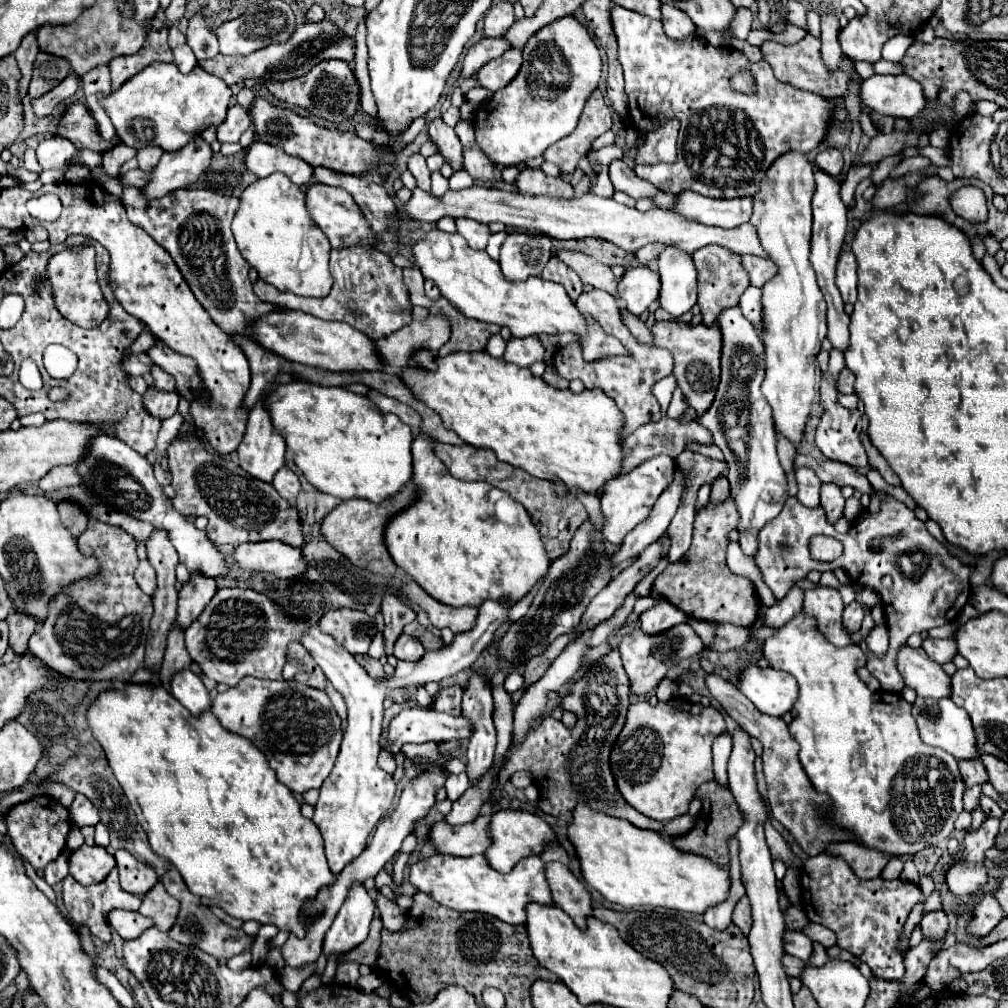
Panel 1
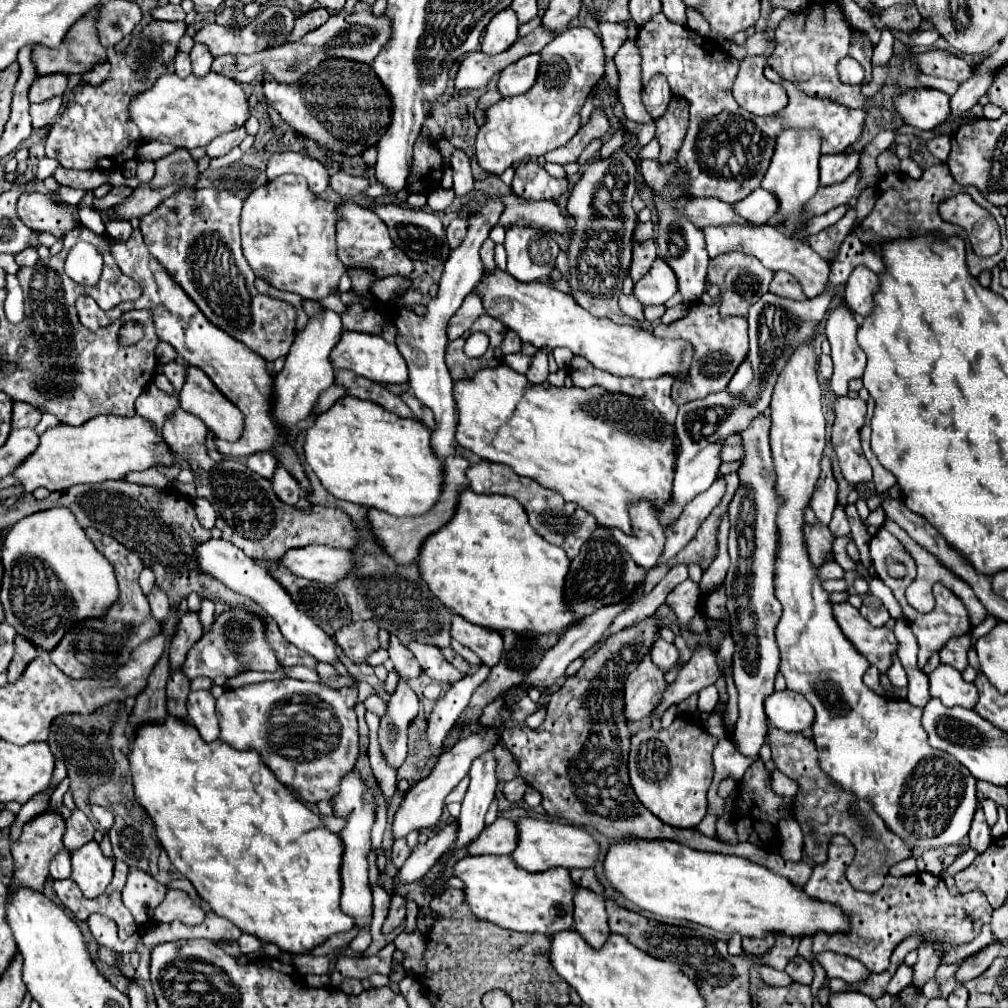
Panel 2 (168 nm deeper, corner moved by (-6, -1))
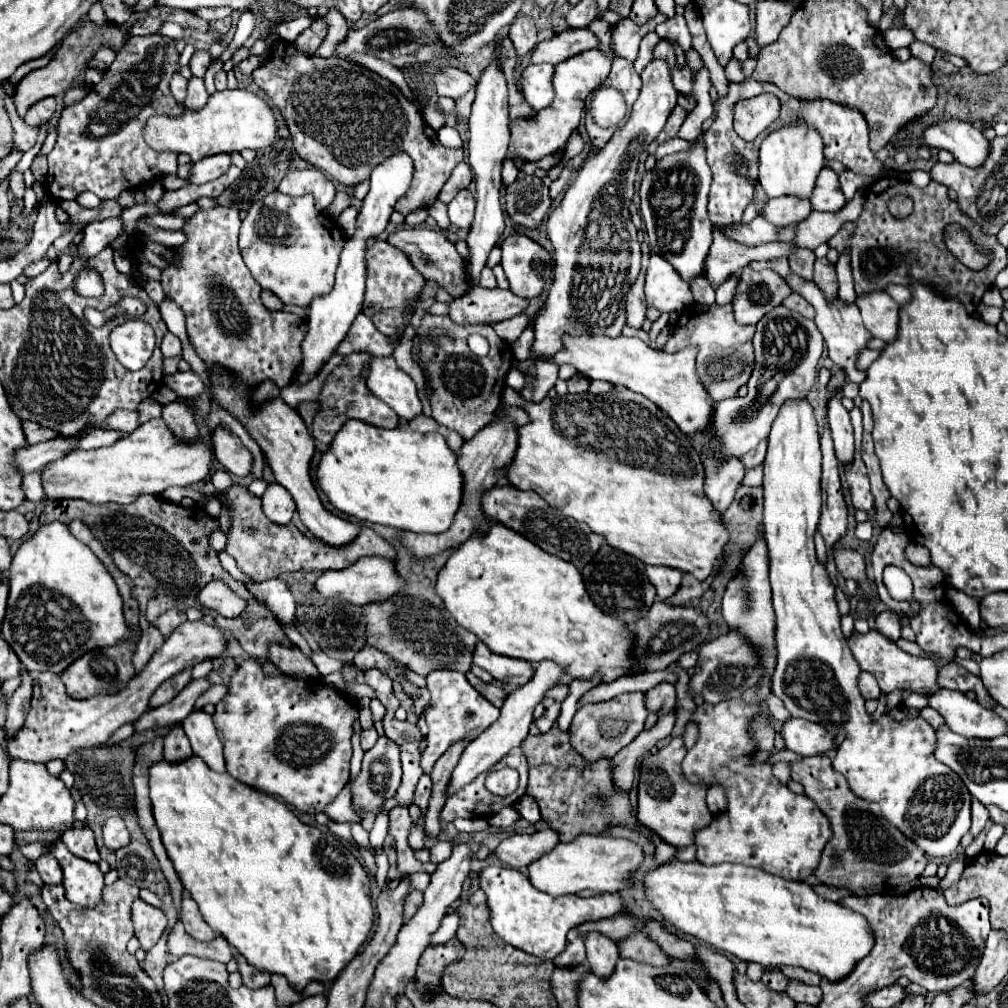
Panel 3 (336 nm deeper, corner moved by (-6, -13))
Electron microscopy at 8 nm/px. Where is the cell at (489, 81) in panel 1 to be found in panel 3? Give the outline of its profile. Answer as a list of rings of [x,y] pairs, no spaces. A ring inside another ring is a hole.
[[[531,64],[525,68],[525,72],[521,74],[521,92],[525,96],[525,100],[533,106],[533,110],[541,110],[547,108],[553,98],[555,98],[555,90],[551,84],[555,66],[551,64]]]

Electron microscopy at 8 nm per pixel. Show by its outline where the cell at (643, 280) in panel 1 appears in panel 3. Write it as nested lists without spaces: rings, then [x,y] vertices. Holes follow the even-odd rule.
[[[657,254],[651,256],[651,262],[647,266],[645,296],[647,304],[655,306],[661,312],[683,310],[693,302],[693,294],[687,282],[683,282],[683,278],[675,274],[675,268],[663,262],[663,258],[659,258]]]

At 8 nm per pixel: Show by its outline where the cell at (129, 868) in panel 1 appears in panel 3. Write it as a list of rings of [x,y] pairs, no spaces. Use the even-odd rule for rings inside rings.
[[[135,900],[133,902],[133,924],[135,924],[135,936],[139,938],[141,948],[147,952],[157,944],[157,940],[165,932],[167,918],[159,908],[149,906],[143,900]]]

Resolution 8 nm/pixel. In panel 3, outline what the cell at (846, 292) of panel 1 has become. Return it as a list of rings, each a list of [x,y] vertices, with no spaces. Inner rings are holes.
[[[873,292],[857,298],[857,306],[863,314],[865,328],[885,344],[897,338],[899,328],[899,304],[887,292]]]

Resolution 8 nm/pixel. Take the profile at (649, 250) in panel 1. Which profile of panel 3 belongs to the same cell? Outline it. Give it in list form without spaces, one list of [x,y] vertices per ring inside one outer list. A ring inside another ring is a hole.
[[[641,244],[641,274],[637,277],[637,282],[631,286],[631,290],[625,296],[625,310],[627,310],[627,326],[641,328],[645,322],[645,294],[643,294],[643,282],[645,282],[645,268],[643,268],[643,258],[645,262],[650,260],[652,252],[650,248],[643,248]],[[650,250],[650,252],[649,252]]]

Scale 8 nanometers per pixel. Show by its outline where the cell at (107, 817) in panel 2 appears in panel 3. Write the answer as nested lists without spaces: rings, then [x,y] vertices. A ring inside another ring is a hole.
[[[119,816],[109,818],[105,822],[105,826],[103,826],[103,842],[111,850],[119,850],[119,848],[123,848],[123,846],[127,846],[131,842],[131,834],[129,834],[125,822]]]

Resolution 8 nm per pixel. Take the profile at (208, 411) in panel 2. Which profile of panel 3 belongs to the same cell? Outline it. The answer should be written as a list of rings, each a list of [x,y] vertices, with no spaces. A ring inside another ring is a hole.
[[[215,428],[209,430],[211,434],[211,444],[215,448],[215,458],[235,476],[249,476],[251,474],[251,464],[253,456],[245,446],[241,446],[241,440],[231,434],[225,428]]]

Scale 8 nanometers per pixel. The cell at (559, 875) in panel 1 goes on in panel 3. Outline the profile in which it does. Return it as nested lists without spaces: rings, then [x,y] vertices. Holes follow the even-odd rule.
[[[593,932],[587,934],[585,948],[587,948],[587,960],[591,964],[591,972],[595,972],[599,978],[609,978],[615,970],[615,962],[619,960],[617,944],[607,936]]]

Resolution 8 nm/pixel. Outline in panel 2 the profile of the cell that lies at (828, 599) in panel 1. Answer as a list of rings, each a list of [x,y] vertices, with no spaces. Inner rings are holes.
[[[849,602],[833,604],[833,616],[857,652],[863,654],[873,666],[877,666],[879,672],[887,672],[891,666],[891,654],[897,650],[893,632],[889,628],[871,626]]]

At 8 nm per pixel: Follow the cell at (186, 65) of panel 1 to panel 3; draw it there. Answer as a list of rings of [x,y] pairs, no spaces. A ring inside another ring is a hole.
[[[177,72],[177,74],[173,74],[173,78],[171,78],[171,94],[173,94],[173,98],[175,98],[175,102],[179,102],[179,104],[183,104],[183,98],[185,98],[185,92],[187,92],[187,80]]]

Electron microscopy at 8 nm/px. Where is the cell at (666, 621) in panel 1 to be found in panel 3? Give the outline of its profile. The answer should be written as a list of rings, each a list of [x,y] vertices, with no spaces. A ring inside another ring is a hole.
[[[663,682],[645,692],[645,706],[649,712],[655,712],[657,716],[669,714],[675,708],[675,686]]]

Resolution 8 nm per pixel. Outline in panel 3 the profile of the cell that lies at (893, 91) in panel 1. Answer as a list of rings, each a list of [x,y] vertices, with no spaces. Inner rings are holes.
[[[961,120],[939,122],[927,128],[925,140],[931,148],[951,152],[953,158],[967,168],[983,166],[989,154],[989,140],[983,132]]]

